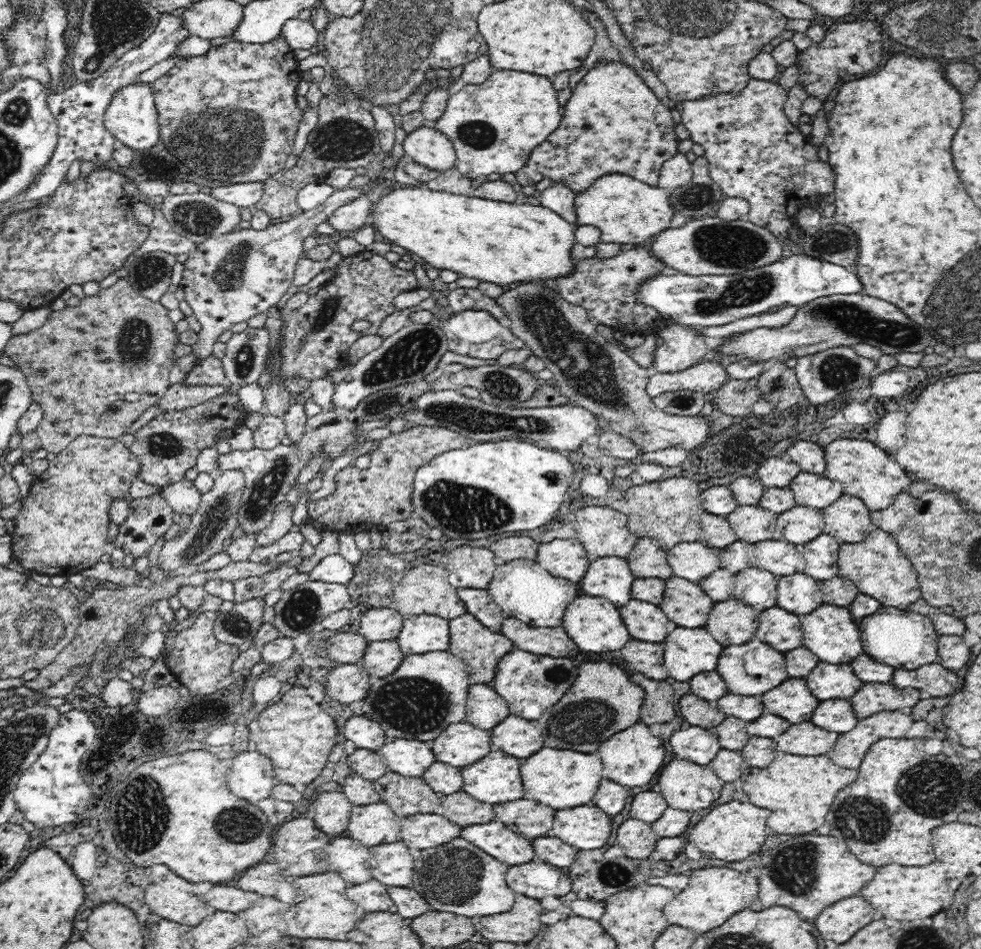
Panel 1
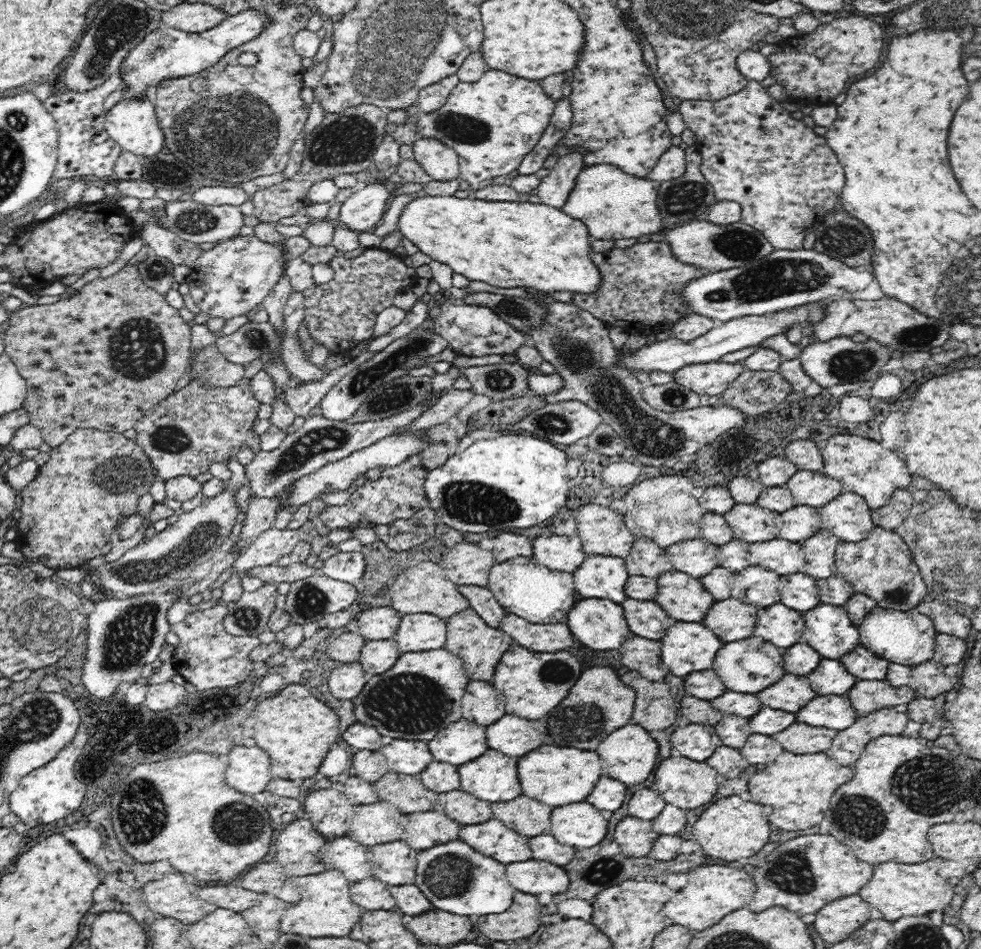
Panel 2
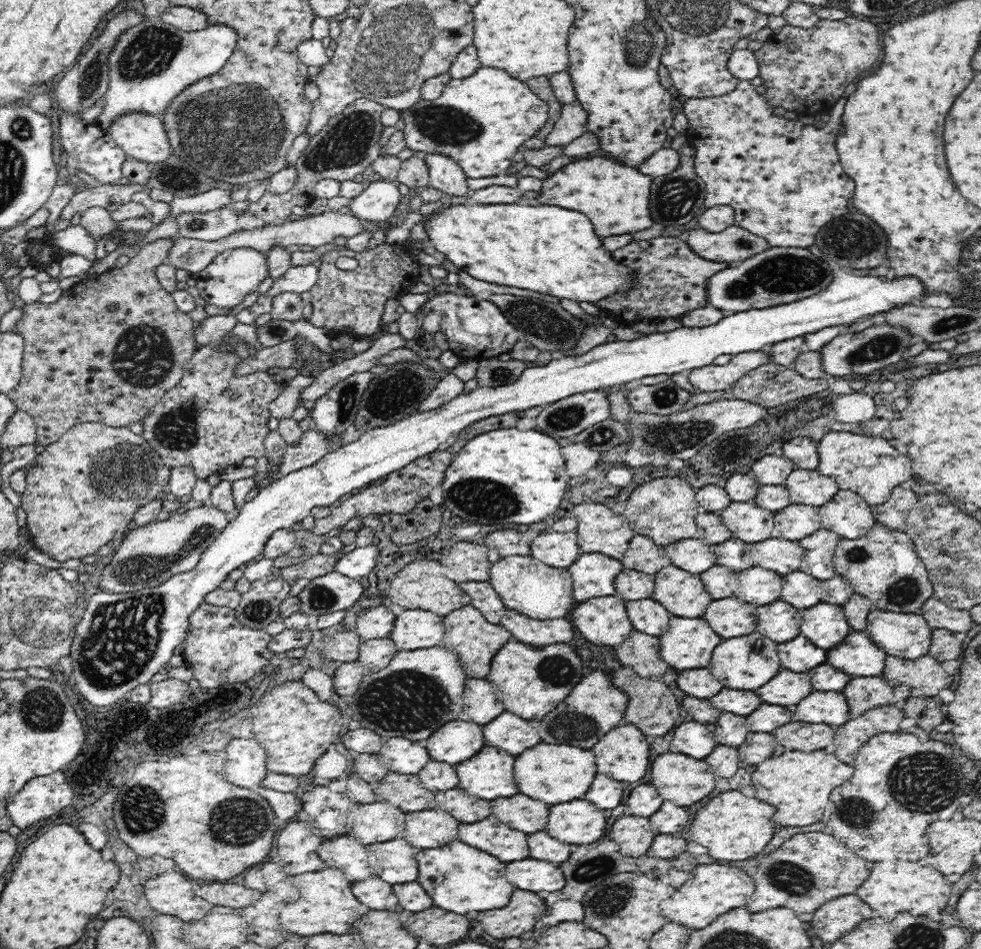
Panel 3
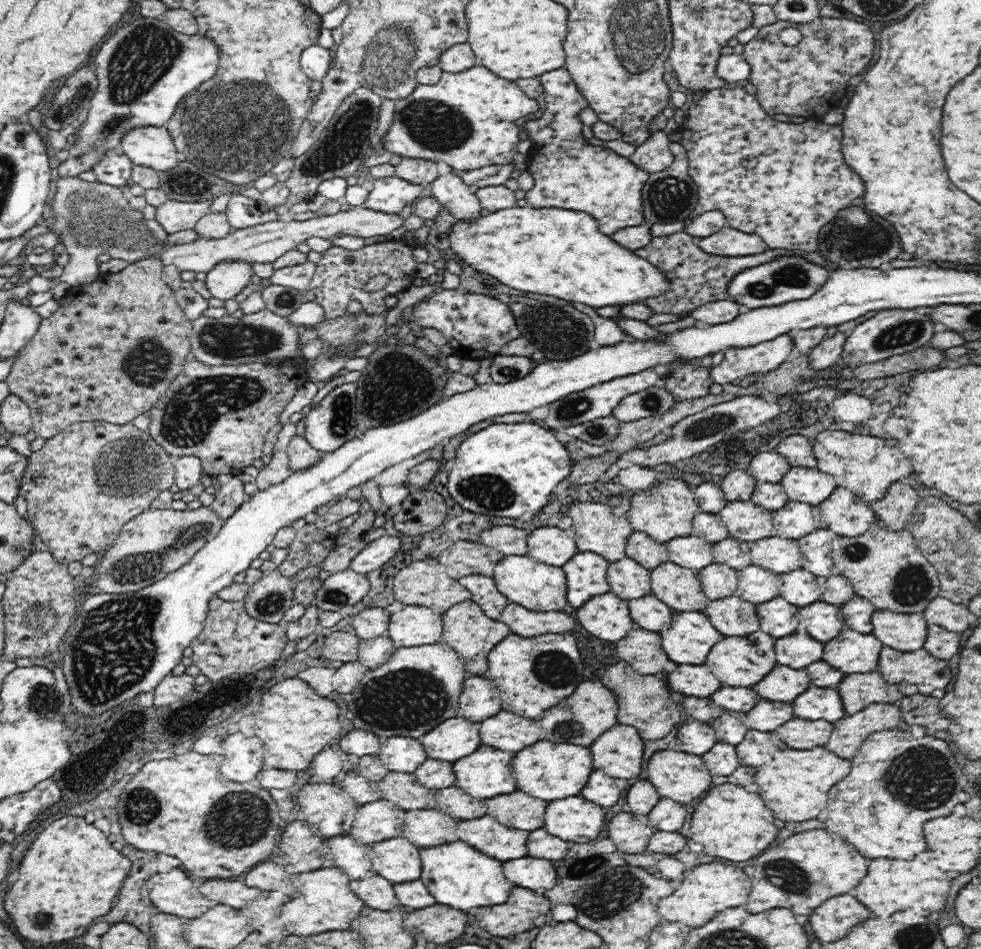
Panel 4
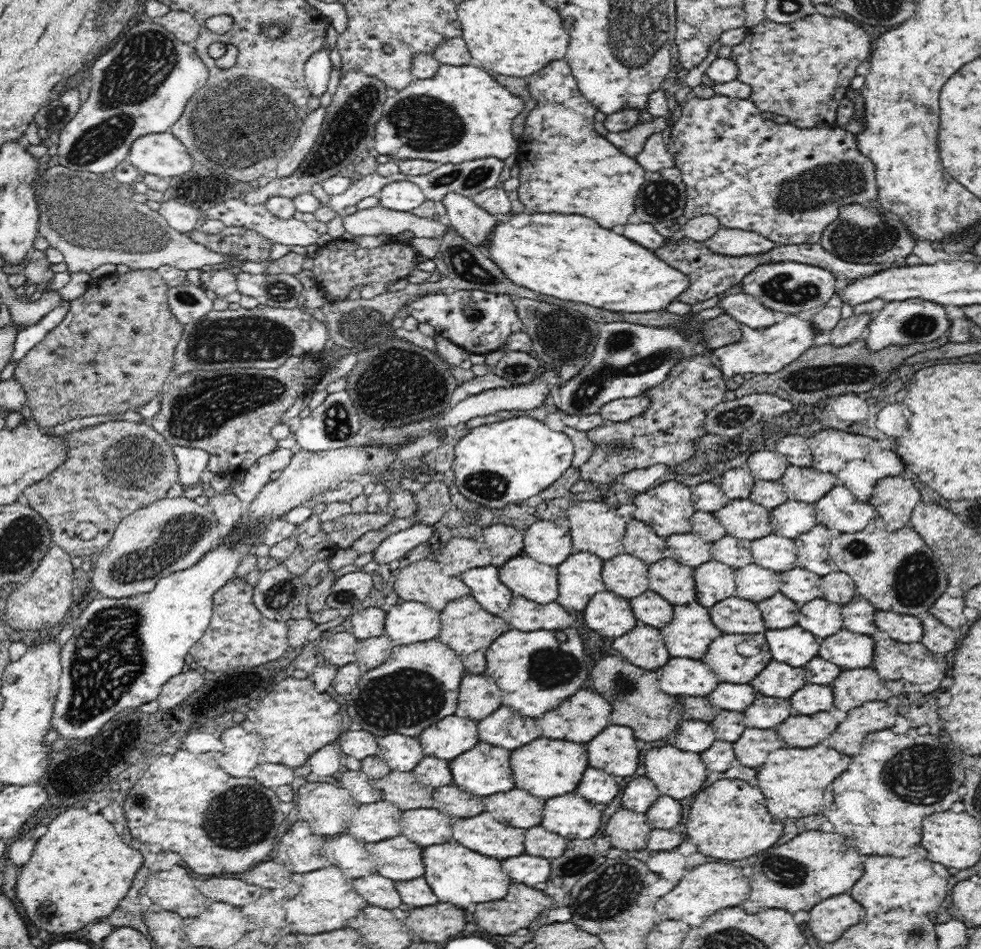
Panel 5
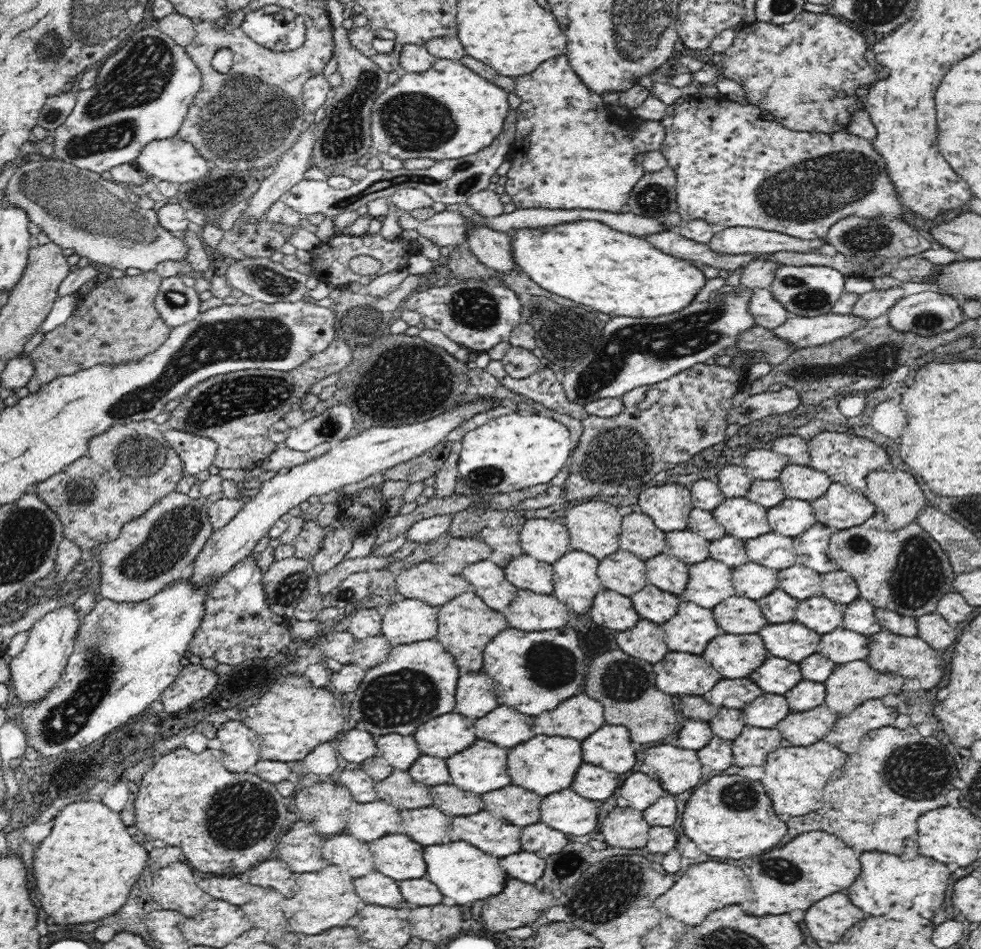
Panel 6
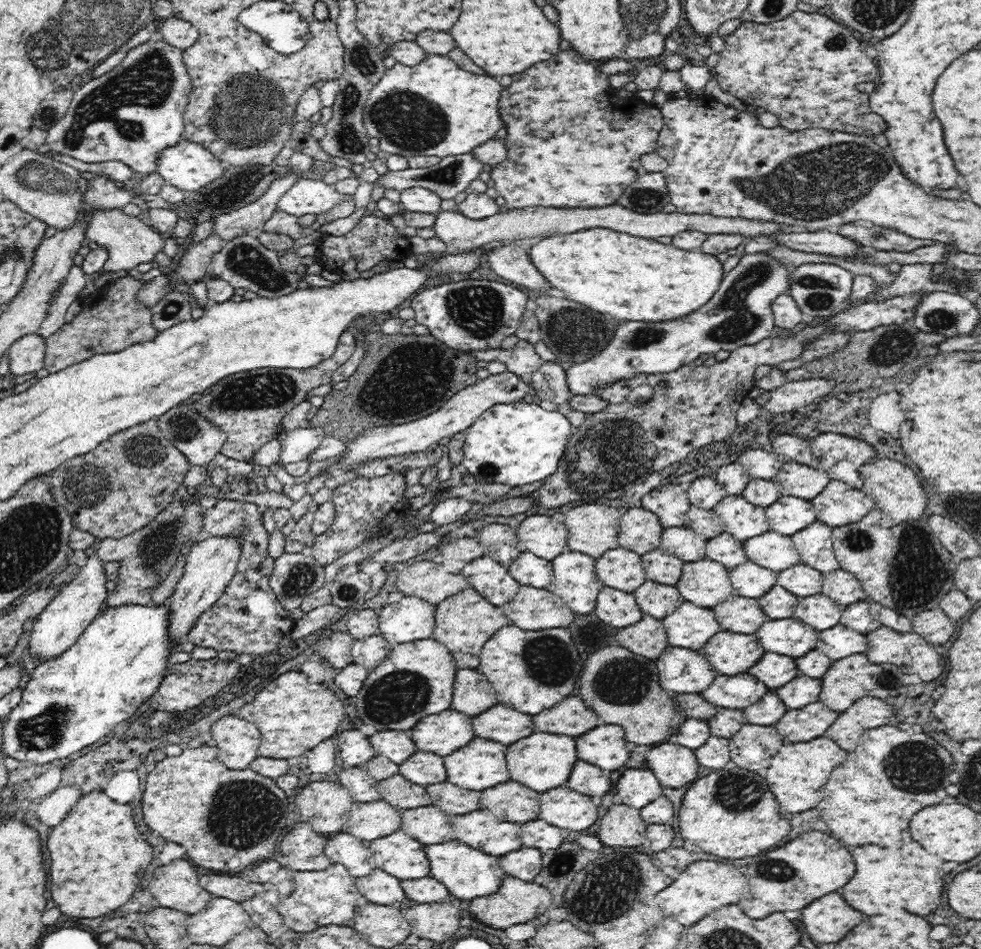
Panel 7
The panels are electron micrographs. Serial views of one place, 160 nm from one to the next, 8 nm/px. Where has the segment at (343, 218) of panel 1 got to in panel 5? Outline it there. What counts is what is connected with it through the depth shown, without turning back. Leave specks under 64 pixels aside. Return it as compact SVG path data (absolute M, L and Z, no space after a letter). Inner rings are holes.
M409 180L388 182L378 194L380 207L396 211L412 211L426 201L423 190Z

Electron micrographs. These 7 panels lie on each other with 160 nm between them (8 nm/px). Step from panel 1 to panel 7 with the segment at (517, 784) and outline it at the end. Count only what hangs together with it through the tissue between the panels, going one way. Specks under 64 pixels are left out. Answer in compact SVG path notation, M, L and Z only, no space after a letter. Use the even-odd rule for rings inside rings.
M474 737L466 746L443 757L447 781L468 790L486 790L508 782L506 746Z

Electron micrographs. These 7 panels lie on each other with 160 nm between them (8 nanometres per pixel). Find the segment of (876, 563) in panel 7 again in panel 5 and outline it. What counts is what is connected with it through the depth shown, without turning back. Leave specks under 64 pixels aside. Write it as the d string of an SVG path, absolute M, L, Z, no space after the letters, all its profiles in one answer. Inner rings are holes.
M880 516L874 517L864 530L857 533L835 533L830 546L831 563L835 570L849 574L855 582L858 595L869 600L877 610L894 611L898 614L922 614L929 610L934 601L944 593L948 584L944 565L939 560L942 554L924 542L924 539L910 526L890 532Z

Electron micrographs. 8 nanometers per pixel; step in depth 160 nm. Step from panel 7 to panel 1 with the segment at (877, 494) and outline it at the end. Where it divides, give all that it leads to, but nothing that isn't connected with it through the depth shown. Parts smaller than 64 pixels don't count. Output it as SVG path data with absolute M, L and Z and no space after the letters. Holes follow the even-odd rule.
M908 491L902 492L888 508L870 511L870 520L878 529L895 534L909 522L915 503L916 499Z

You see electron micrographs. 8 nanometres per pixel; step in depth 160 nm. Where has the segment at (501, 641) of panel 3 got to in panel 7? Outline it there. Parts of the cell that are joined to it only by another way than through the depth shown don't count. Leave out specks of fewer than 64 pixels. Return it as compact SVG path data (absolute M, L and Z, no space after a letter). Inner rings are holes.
M472 587L458 594L450 595L439 602L435 610L435 627L432 638L445 644L458 668L474 670L479 666L479 656L483 644L503 626L511 624L506 614L499 606L490 604L478 591Z

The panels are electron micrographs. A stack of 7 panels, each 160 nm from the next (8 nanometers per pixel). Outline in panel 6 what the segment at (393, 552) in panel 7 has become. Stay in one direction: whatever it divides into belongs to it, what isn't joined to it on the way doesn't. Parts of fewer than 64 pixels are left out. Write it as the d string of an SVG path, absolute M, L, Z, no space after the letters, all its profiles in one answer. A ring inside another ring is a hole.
M354 558L354 560L343 560L338 563L334 568L328 570L318 577L318 586L316 593L322 596L330 594L333 588L336 588L343 580L346 580L350 574L360 571L368 571L369 569L380 570L384 566L391 563L387 558Z

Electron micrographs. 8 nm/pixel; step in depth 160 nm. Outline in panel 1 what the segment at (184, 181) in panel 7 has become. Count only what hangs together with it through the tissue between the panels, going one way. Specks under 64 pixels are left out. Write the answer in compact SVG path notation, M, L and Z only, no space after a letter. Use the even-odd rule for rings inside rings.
M134 82L120 86L120 90L112 94L103 121L110 134L117 138L118 143L129 146L134 151L146 150L158 144L160 125L154 104L154 93L149 84Z

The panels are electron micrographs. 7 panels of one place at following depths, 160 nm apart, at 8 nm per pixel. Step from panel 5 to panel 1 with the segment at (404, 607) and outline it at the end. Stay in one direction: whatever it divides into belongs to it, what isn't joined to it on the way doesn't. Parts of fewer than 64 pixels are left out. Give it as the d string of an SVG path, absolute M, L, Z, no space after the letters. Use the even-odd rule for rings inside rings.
M432 614L409 615L404 617L396 641L404 656L448 651L449 620Z

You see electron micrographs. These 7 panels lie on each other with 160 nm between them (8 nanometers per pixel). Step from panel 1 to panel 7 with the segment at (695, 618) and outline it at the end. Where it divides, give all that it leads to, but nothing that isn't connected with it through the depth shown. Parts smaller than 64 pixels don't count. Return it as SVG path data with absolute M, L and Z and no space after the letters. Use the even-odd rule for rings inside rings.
M662 548L652 550L641 558L647 580L677 586L683 573L683 561L680 558Z

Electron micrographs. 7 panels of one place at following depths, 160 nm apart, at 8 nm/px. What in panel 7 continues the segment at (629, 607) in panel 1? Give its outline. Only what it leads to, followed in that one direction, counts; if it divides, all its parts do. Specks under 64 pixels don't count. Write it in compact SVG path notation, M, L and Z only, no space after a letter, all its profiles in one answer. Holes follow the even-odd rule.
M650 580L644 581L633 595L643 614L658 620L670 616L685 601L677 587Z

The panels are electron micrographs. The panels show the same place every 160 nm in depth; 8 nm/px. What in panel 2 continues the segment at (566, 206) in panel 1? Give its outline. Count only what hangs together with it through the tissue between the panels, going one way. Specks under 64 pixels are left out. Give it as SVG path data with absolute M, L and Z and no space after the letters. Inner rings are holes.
M568 153L560 157L536 188L540 202L563 211L582 166L582 153Z

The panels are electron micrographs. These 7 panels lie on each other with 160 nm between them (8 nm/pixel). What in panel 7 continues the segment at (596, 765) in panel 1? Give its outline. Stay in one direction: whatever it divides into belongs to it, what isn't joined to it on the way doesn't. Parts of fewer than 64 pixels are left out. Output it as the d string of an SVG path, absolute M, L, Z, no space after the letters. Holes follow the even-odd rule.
M534 732L532 736L522 738L522 740L514 742L512 746L508 746L506 760L508 760L508 770L510 770L512 780L516 780L536 792L546 792L562 786L568 780L570 770L578 758L576 758L576 744L572 738L562 736L562 734Z

